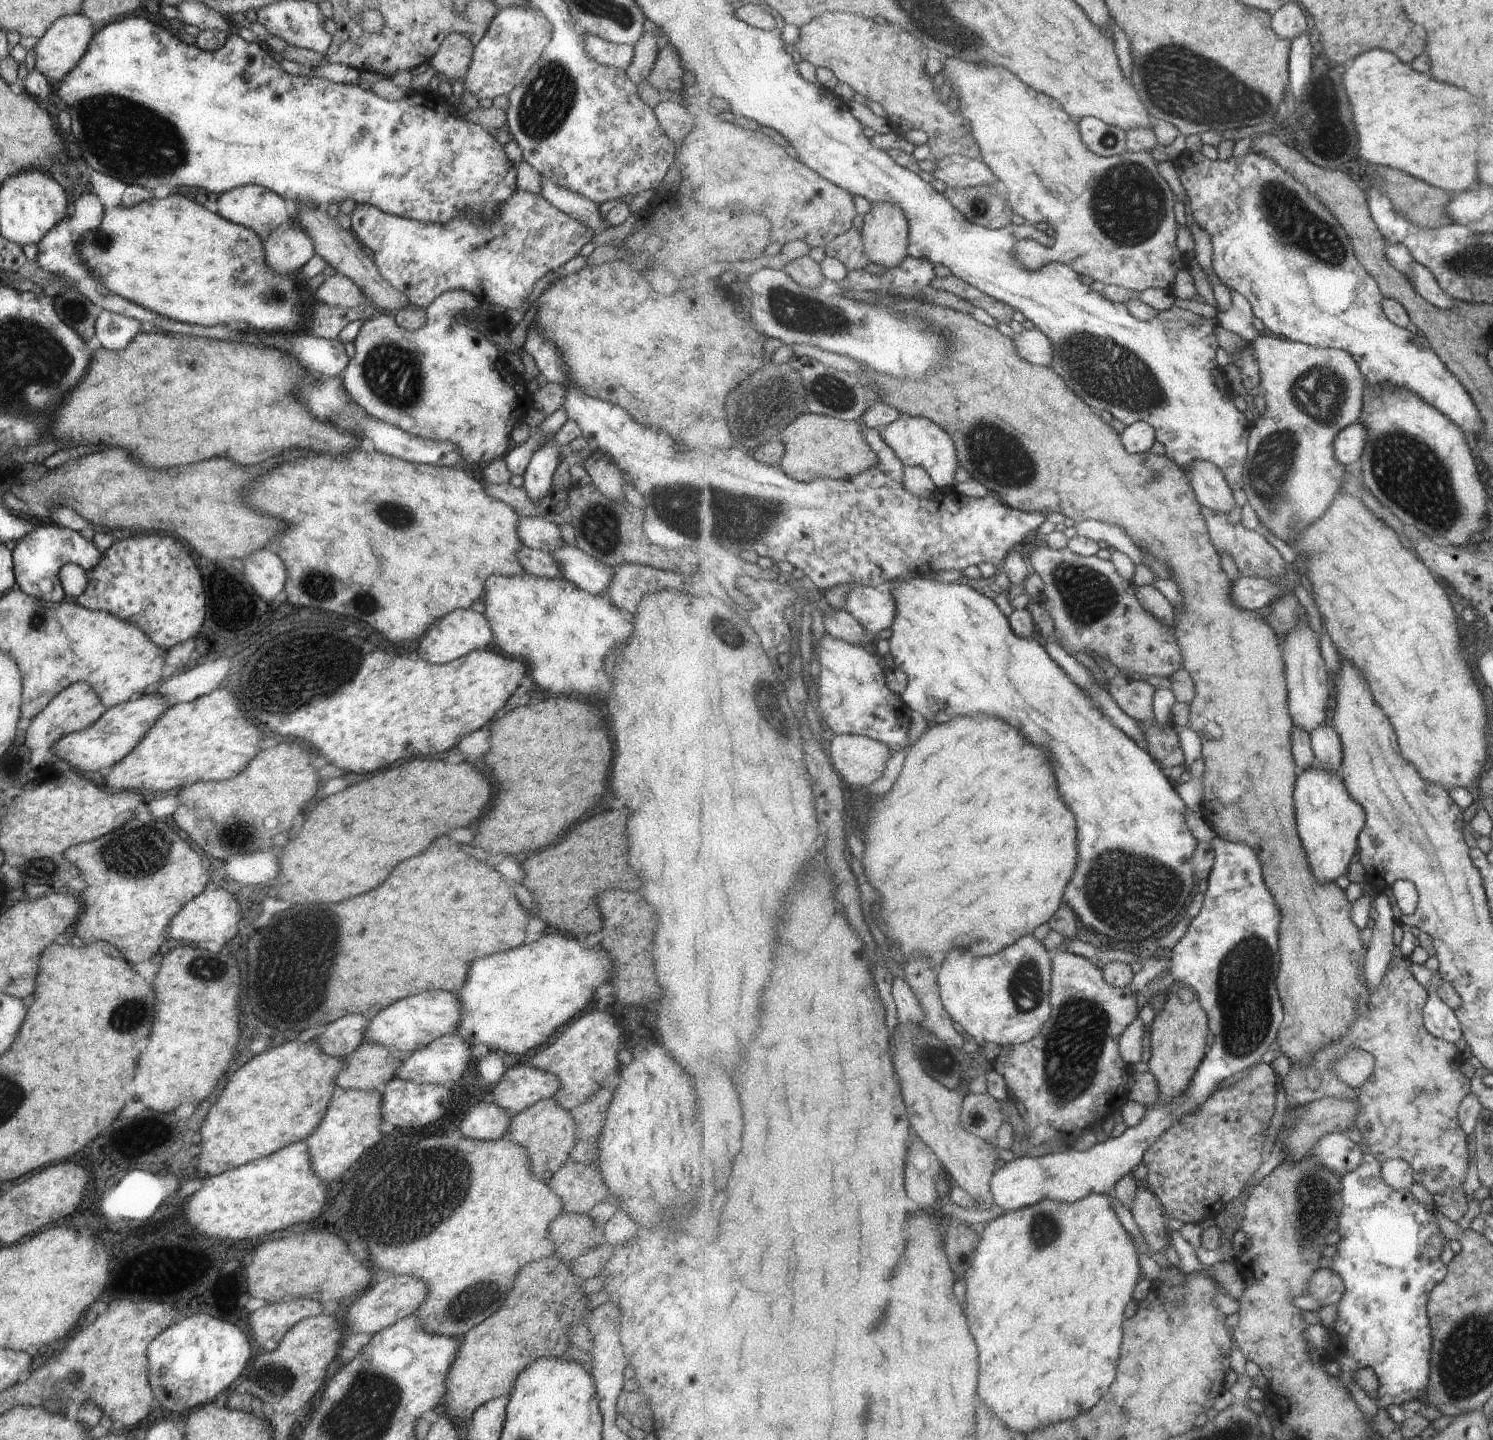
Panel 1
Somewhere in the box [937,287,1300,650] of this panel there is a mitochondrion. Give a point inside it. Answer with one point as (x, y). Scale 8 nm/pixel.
(1111, 374)

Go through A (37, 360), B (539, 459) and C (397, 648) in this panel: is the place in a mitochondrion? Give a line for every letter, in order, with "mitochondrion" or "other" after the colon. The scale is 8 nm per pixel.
A: mitochondrion
B: other
C: other

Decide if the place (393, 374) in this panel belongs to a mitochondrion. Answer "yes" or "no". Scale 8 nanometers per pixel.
yes

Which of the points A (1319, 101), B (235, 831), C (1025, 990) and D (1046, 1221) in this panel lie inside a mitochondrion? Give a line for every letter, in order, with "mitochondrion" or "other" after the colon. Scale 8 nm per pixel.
A: other
B: mitochondrion
C: mitochondrion
D: mitochondrion

